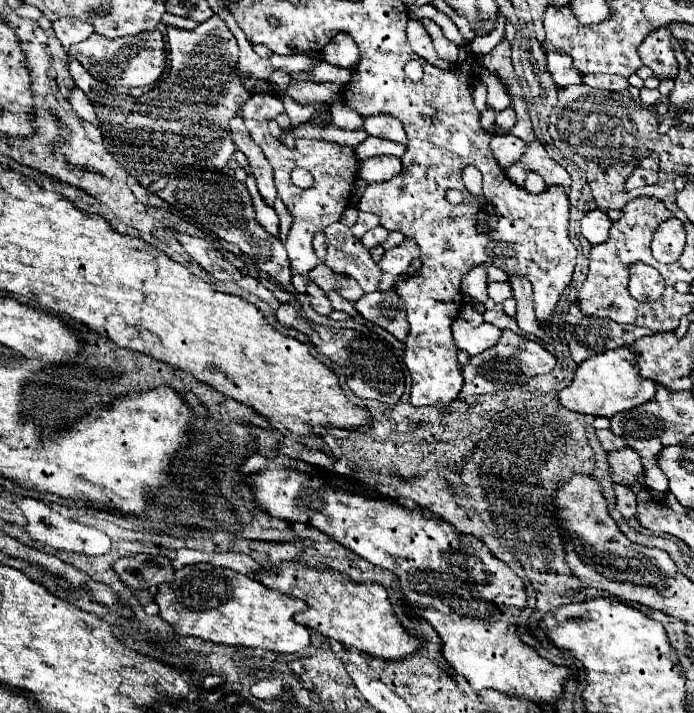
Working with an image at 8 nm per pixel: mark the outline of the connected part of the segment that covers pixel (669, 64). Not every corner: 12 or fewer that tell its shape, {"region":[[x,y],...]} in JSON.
{"region":[[669,26],[647,34],[637,48],[659,80],[675,78]]}

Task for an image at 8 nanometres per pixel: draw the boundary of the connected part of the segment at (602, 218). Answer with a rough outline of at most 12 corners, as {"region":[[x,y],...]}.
{"region":[[591,210],[581,220],[581,234],[591,244],[609,238],[611,218]]}

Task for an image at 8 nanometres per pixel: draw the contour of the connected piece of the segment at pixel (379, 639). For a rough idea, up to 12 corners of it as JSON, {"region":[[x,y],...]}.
{"region":[[285,564],[255,576],[295,620],[383,660],[417,652],[381,584]]}

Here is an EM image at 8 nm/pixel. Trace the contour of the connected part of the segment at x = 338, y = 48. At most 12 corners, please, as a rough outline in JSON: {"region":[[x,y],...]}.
{"region":[[337,32],[323,58],[341,68],[359,62],[357,42]]}

